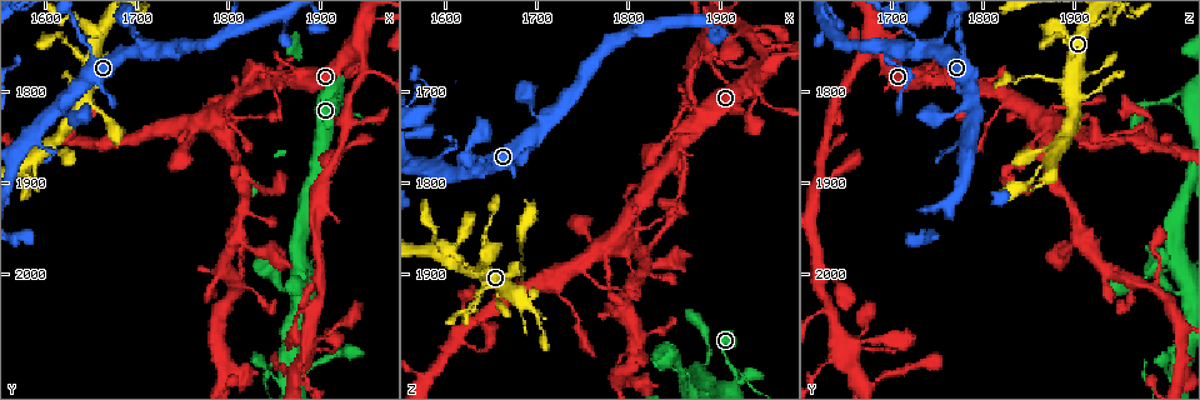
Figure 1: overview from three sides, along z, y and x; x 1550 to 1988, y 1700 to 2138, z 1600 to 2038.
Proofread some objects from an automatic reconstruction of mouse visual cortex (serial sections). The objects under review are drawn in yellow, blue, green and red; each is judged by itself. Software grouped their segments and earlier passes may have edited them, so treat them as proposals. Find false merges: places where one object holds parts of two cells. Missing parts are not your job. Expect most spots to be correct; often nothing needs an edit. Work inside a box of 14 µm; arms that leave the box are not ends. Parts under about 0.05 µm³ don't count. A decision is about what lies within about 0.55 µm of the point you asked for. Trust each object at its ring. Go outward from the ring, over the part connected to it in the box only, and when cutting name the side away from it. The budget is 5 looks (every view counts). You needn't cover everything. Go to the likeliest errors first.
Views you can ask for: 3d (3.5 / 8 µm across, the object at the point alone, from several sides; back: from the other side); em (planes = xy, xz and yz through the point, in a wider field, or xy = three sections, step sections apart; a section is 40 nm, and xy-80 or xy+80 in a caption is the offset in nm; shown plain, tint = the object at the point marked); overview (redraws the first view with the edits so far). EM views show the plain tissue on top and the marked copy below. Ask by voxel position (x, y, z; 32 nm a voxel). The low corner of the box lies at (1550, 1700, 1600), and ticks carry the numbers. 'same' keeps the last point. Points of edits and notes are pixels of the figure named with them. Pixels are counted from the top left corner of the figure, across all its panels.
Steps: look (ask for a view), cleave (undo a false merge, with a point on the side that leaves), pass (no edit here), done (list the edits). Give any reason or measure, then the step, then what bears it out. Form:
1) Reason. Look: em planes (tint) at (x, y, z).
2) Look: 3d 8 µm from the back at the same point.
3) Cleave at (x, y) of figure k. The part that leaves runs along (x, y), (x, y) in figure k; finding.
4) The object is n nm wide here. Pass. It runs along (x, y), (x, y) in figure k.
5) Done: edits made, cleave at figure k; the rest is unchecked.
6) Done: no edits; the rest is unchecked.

Three-way junction. Look: 3d 3.5 µm at (1945, 1780, 1655).

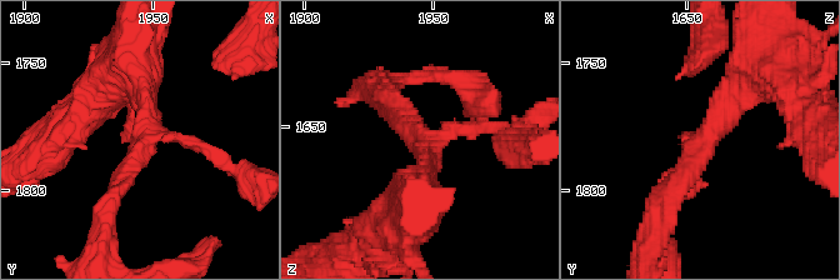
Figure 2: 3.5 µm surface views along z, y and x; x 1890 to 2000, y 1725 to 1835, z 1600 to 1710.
3 arms meet here; the arms are 150, 250, 400 nm wide; now the EM. Look: em xy step 3 (tint) at (1946, 1780, 1658).

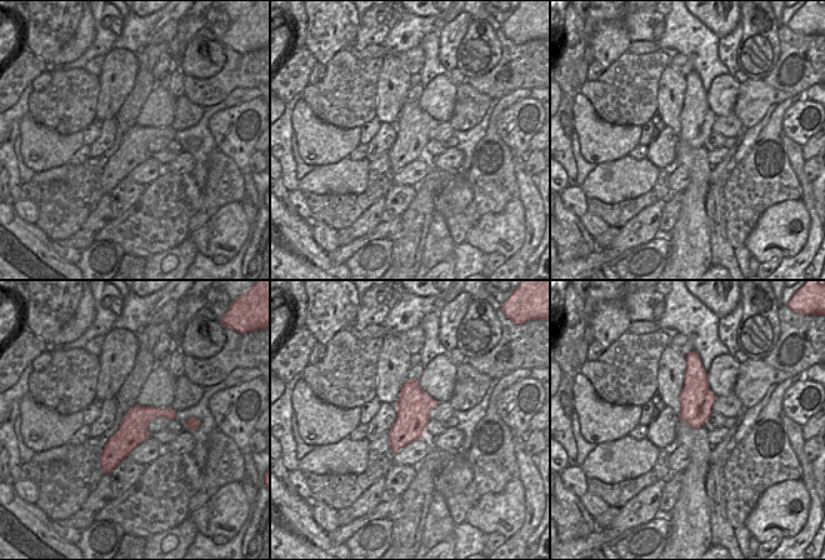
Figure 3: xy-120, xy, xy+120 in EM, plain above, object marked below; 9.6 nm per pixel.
Cut it another way. Look: em xy step 1 (tint) at the same point.

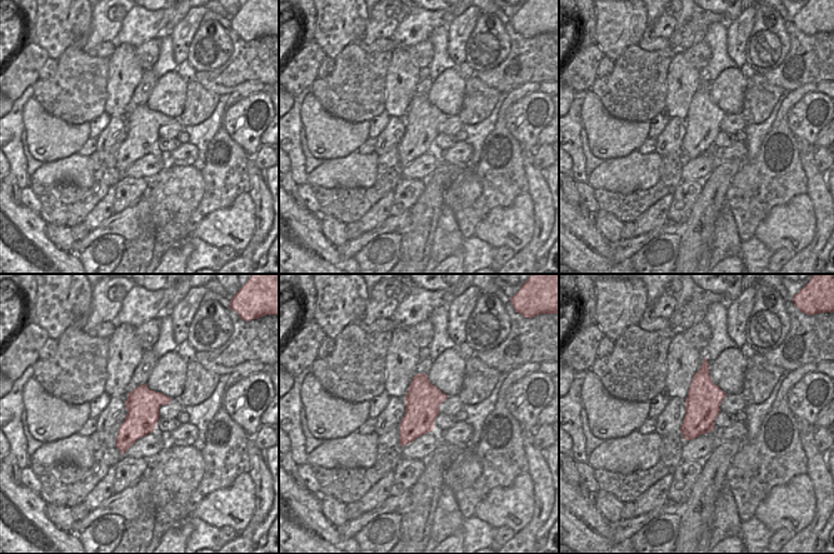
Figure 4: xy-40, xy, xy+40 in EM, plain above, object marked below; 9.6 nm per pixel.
Pass. It runs along (759, 71), (663, 198) in figure 2; all the same cell.

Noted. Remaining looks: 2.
Thin arm on a thick one. Look: 3d 3.5 µm at (1720, 1840, 1910).

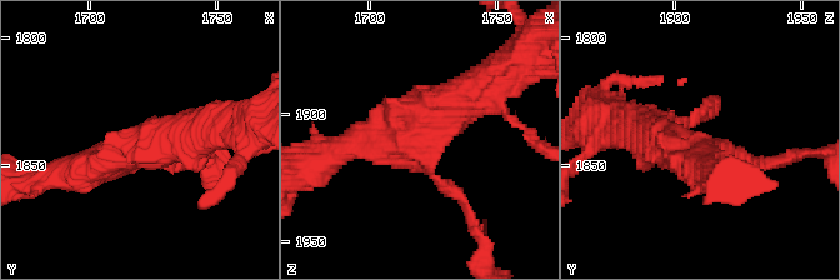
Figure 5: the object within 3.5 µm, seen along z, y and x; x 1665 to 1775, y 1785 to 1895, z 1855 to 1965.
3 arms meet here; the arms are 150, 400, 600 nm wide; shape alone is not enough. Look: em planes (tint) at (1719, 1844, 1906).

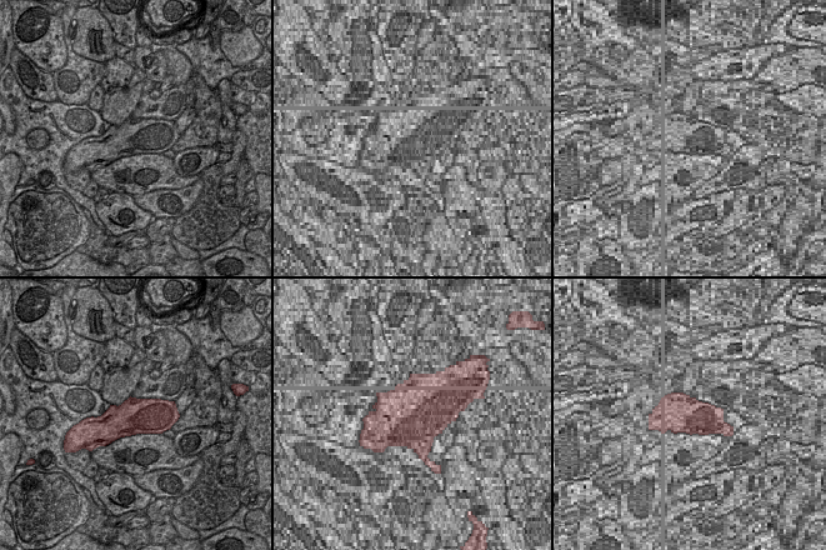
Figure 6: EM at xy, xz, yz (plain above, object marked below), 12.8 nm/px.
Pass. It runs along (485, 84), (401, 141), (344, 148) in figure 5; all the same cell.

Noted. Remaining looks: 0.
Done: no edits; the rest is unchecked.

